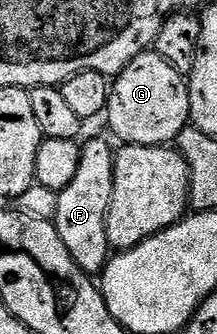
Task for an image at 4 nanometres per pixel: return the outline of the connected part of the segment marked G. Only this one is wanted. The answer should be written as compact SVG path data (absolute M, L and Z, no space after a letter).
M151 49L136 56L113 80L110 99L106 103L104 119L110 122L110 131L126 145L144 145L145 147L164 147L173 144L180 129L190 123L190 85L187 76L181 75L164 57Z

